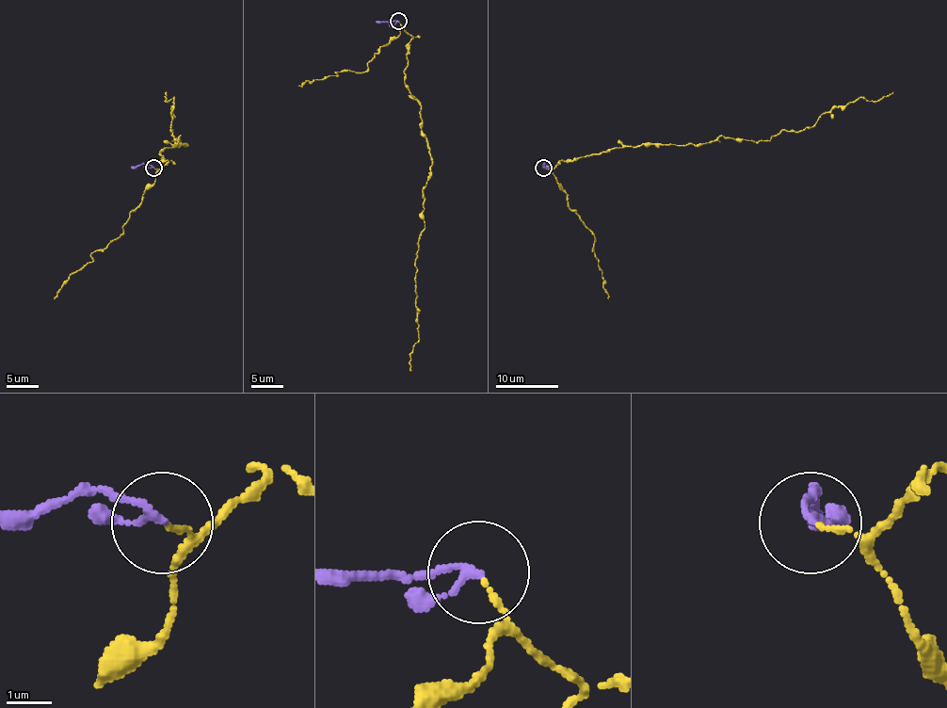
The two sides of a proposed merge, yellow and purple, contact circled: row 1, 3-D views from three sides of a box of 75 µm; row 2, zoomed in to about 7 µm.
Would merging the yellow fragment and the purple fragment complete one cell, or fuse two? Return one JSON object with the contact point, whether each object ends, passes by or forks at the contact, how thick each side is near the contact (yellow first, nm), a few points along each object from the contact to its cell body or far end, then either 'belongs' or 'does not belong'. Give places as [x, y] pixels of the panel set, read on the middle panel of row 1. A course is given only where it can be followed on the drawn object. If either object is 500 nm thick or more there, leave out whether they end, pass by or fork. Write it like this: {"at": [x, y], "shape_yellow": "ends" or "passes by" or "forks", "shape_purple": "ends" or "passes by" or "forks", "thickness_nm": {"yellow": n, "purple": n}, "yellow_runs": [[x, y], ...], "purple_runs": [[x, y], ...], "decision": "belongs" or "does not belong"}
{"at": [398, 21], "shape_yellow": "ends", "shape_purple": "passes by", "thickness_nm": {"yellow": 110, "purple": 130}, "yellow_runs": [[400, 23], [412, 38], [405, 86], [420, 105], [431, 177], [409, 371]], "purple_runs": [[398, 21], [376, 23]], "decision": "belongs"}

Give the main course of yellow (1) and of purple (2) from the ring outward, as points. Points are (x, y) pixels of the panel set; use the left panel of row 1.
1: (155, 168), (168, 162), (160, 154), (165, 148), (186, 144), (174, 139), (174, 97), (166, 101), (165, 92)
2: (153, 168), (140, 164), (131, 168)

